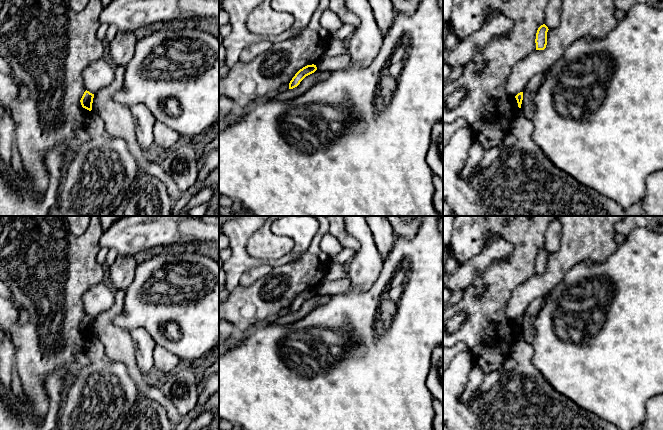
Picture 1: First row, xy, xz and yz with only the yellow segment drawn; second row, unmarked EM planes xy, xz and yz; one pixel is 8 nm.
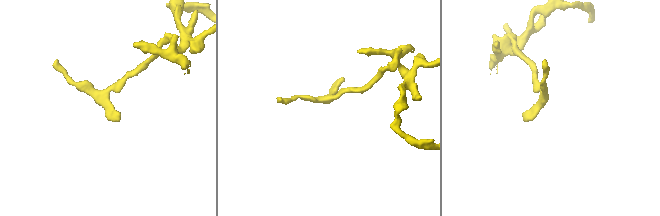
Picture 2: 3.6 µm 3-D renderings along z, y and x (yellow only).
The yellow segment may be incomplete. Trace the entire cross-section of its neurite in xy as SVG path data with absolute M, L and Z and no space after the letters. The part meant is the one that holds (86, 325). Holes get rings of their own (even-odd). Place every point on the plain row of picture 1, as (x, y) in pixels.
M85 315L80 326L83 332L91 335L92 334L92 327L93 327L94 318L90 317L89 315Z

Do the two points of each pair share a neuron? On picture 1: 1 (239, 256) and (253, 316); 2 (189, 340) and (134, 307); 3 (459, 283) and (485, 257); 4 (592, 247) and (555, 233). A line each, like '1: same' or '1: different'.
1: different
2: same
3: same
4: different

